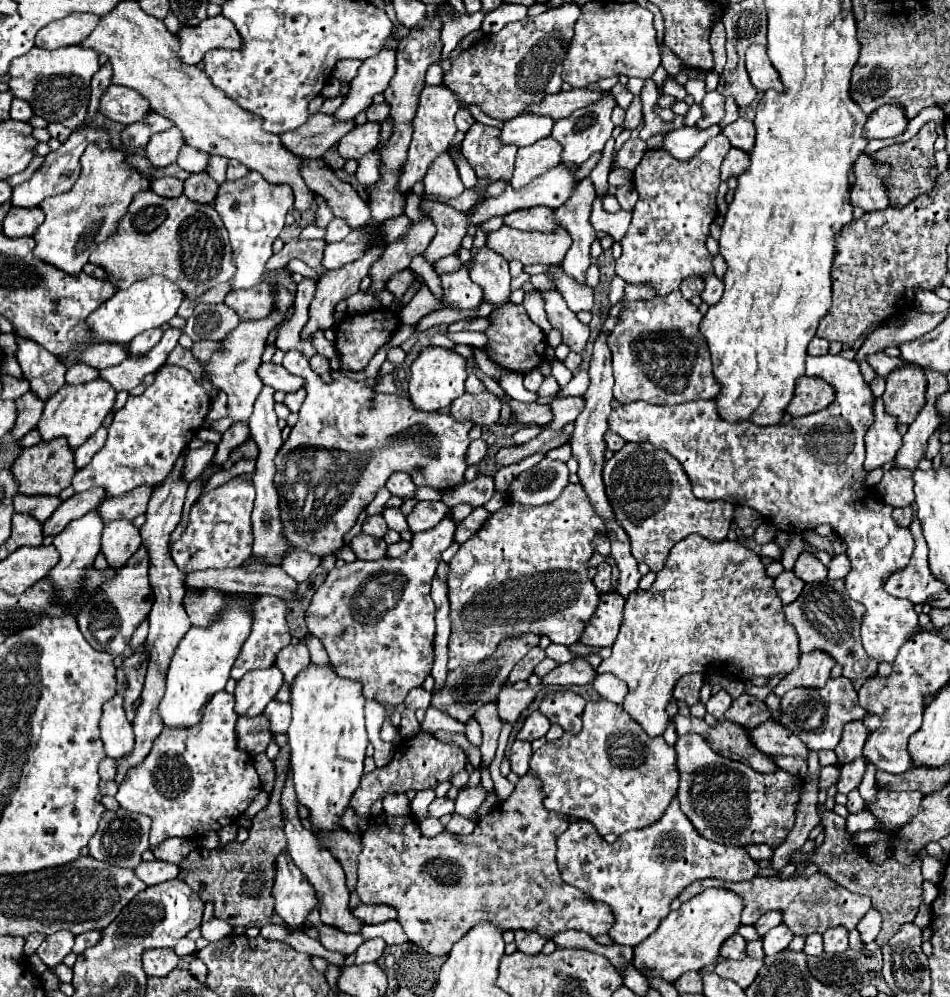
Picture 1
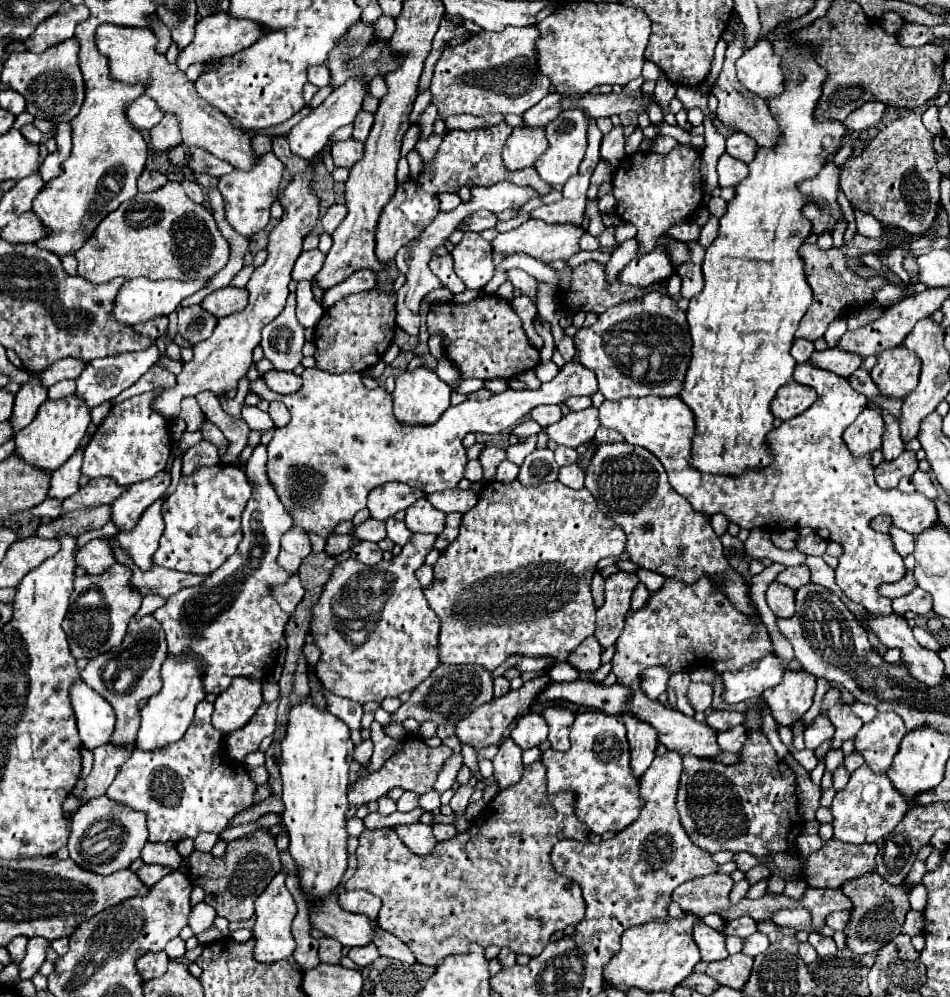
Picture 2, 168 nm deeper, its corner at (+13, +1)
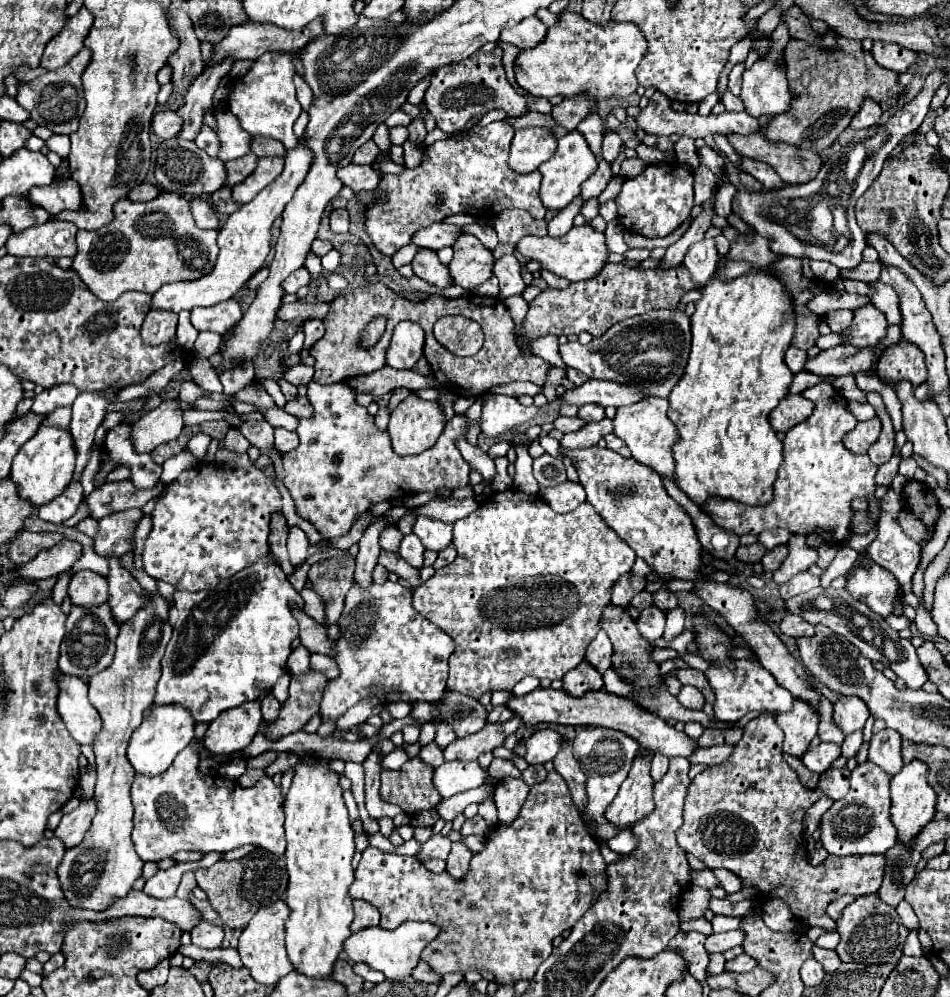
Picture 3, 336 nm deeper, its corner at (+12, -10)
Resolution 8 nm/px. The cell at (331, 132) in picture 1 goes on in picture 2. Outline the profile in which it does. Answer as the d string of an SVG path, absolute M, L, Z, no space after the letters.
M254 135L252 137L252 147L258 155L266 155L272 151L272 135Z

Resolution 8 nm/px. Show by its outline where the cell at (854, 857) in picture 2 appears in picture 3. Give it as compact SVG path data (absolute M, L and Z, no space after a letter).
M761 714L759 718L751 720L743 730L745 730L745 734L743 734L741 742L733 746L733 752L731 752L731 756L729 756L725 762L721 762L721 764L717 764L717 766L711 766L711 768L707 768L705 772L701 772L701 774L697 774L697 776L693 778L693 782L691 782L691 786L689 786L689 792L687 792L687 798L685 798L683 824L681 824L681 828L677 830L677 834L675 834L675 836L677 836L677 844L679 844L685 852L689 852L689 854L693 854L695 858L699 858L709 870L713 870L713 868L727 868L727 870L731 870L733 874L737 874L737 876L741 878L741 886L743 886L743 888L759 888L757 892L761 894L761 898L781 898L781 900L785 900L785 904L791 908L791 912L795 914L795 918L797 918L799 922L803 922L803 924L807 924L807 926L821 926L821 928L825 928L827 932L835 932L836 923L833 922L833 920L827 916L827 912L825 912L825 908L829 906L829 902L833 902L835 898L839 898L839 896L843 896L843 894L863 896L863 894L875 894L875 892L879 892L881 882L883 882L883 872L885 872L885 856L838 857L829 855L823 863L817 866L807 864L807 850L805 850L805 840L803 840L803 816L805 816L805 812L807 812L823 794L829 796L831 800L843 798L843 796L849 792L849 770L847 770L847 768L829 768L829 770L825 770L825 772L821 774L817 788L815 788L815 790L807 790L807 788L799 782L795 770L783 760L783 748L781 748L781 746L783 746L783 730L777 726L775 718L771 718L769 714Z

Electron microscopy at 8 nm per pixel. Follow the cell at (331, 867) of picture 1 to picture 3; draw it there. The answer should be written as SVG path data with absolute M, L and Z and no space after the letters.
M403 922L395 930L383 930L379 926L365 928L347 938L345 952L353 962L363 962L373 970L383 972L387 980L397 980L403 976L411 976L411 972L417 968L421 960L421 952L429 942L433 942L439 936L439 932L441 928L431 922Z

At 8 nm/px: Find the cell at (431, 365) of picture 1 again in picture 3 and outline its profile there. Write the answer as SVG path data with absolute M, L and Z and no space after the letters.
M407 396L389 420L391 448L397 456L421 454L431 448L441 436L445 414L437 402L427 402L417 396Z

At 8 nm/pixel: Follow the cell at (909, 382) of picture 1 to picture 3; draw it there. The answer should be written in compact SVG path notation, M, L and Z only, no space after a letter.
M901 340L881 352L875 374L881 376L887 384L895 384L897 380L907 378L913 386L919 386L927 380L927 366L917 346Z

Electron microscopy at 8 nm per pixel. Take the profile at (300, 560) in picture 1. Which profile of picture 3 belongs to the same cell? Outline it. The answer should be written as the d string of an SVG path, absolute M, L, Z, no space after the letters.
M299 526L289 528L289 538L287 538L287 550L289 550L289 560L293 566L301 566L307 558L307 536Z

